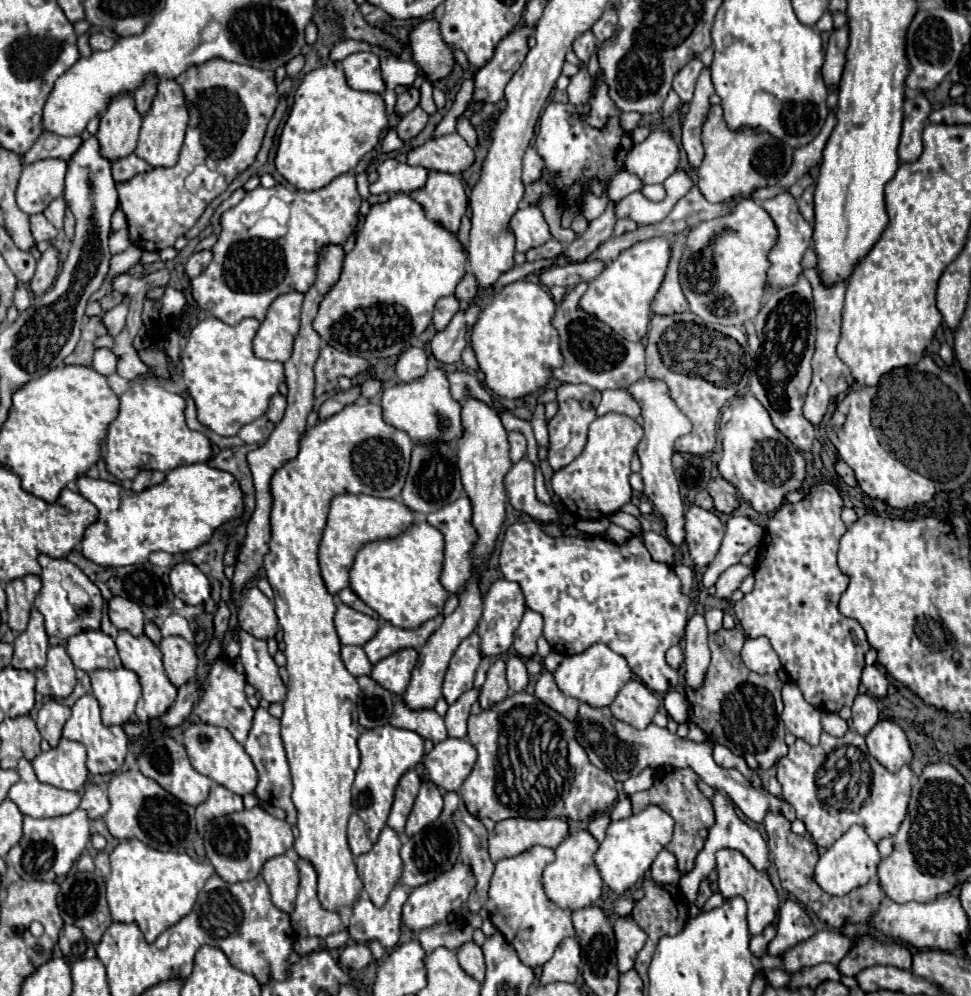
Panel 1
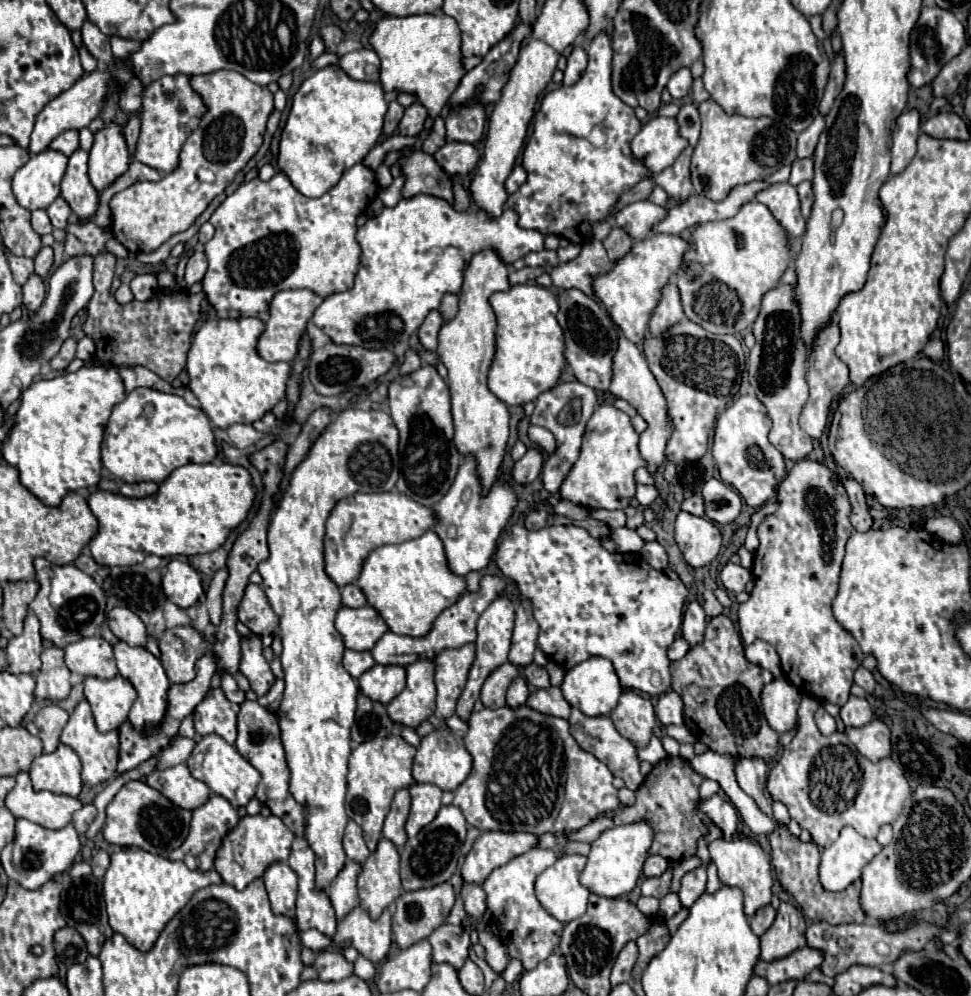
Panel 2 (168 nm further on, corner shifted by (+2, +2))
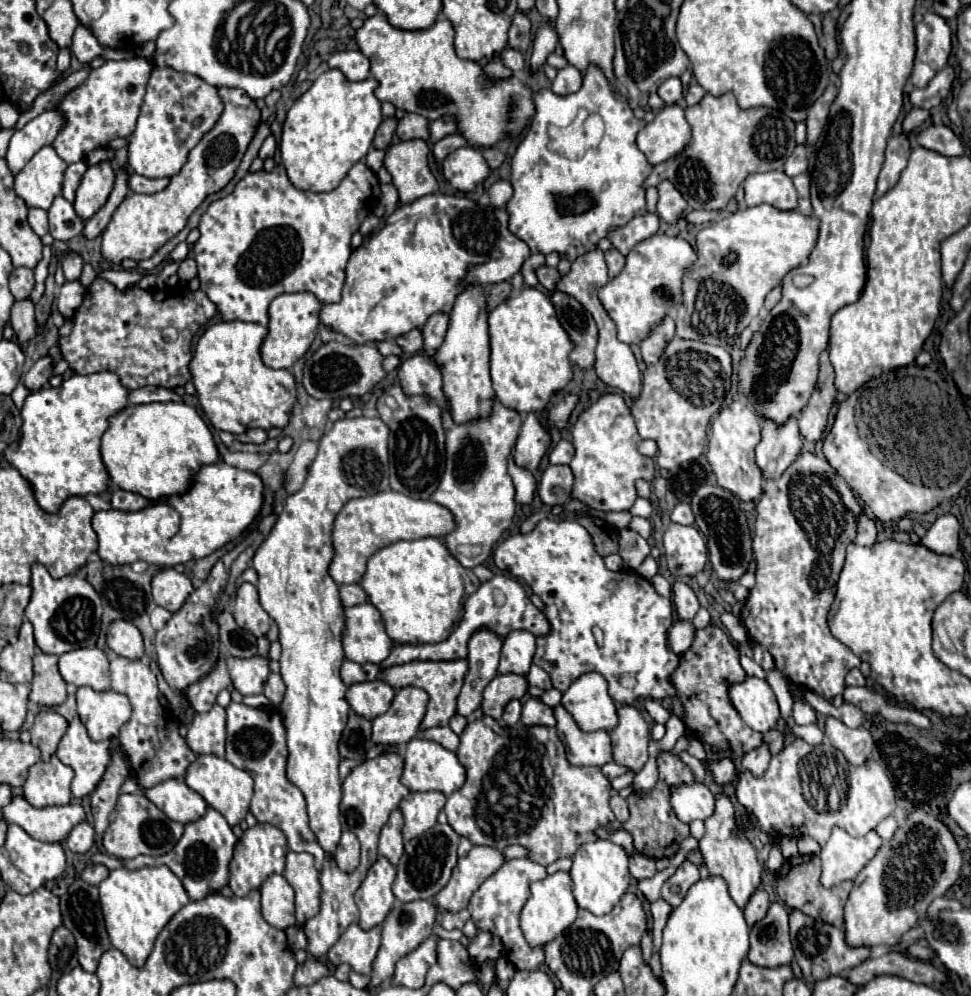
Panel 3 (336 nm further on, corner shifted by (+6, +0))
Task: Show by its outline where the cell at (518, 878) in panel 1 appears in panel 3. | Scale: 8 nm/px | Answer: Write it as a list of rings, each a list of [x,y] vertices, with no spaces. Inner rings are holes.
[[[518,858],[518,860],[506,860],[498,872],[494,872],[470,898],[468,910],[472,914],[474,924],[478,930],[490,932],[494,936],[500,936],[504,944],[504,956],[518,968],[518,970],[536,970],[544,962],[544,948],[542,946],[530,946],[526,944],[526,938],[522,936],[520,928],[520,912],[530,896],[530,884],[536,880],[546,878],[546,868],[530,858]]]

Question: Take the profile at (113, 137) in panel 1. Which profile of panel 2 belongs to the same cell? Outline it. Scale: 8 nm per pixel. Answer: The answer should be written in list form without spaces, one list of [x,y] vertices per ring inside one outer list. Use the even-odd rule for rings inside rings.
[[[108,124],[104,130],[96,134],[94,146],[90,150],[88,178],[96,192],[102,192],[116,178],[120,178],[130,164],[130,156],[126,150],[124,134],[118,124]]]

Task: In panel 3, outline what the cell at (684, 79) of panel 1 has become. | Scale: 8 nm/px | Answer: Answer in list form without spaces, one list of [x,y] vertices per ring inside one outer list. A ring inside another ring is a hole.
[[[668,78],[666,82],[660,84],[658,88],[658,96],[670,106],[670,104],[676,104],[680,98],[682,98],[682,82],[680,78]]]

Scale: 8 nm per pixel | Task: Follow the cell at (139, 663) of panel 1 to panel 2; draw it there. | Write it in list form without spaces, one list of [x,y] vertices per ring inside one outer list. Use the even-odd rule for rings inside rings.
[[[118,642],[114,646],[114,657],[120,676],[124,676],[138,692],[138,700],[134,702],[134,706],[128,714],[128,722],[136,730],[148,730],[148,728],[158,726],[166,714],[166,692],[170,686],[160,660],[156,656],[152,656],[146,648],[132,648],[126,642]]]

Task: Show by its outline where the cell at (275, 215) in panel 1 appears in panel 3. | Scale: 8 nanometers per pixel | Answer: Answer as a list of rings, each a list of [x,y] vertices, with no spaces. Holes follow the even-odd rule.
[[[358,162],[350,168],[340,186],[326,194],[302,192],[292,186],[282,164],[268,174],[264,170],[246,174],[226,198],[214,200],[200,218],[200,238],[194,244],[198,262],[200,290],[216,304],[224,320],[244,320],[266,326],[270,302],[284,292],[312,292],[320,302],[338,302],[344,286],[344,270],[352,252],[350,238],[360,222],[372,212],[380,200],[380,184],[376,174]]]

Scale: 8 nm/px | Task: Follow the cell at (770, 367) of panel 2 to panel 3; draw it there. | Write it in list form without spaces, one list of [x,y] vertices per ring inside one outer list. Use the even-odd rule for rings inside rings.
[[[790,416],[786,424],[774,424],[774,420],[762,422],[762,440],[756,446],[756,464],[762,468],[764,478],[778,478],[802,452],[802,436],[798,432],[798,420]]]

